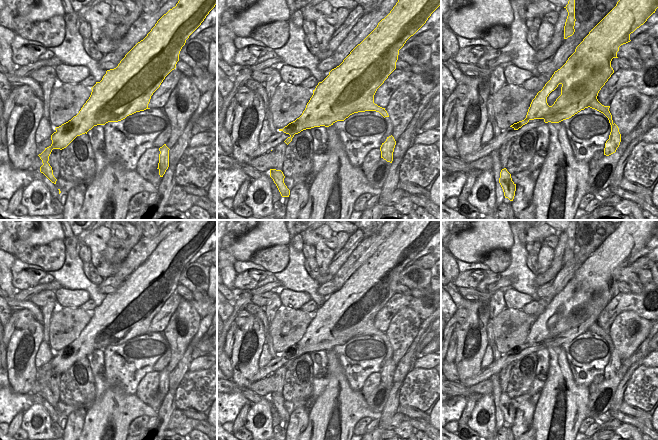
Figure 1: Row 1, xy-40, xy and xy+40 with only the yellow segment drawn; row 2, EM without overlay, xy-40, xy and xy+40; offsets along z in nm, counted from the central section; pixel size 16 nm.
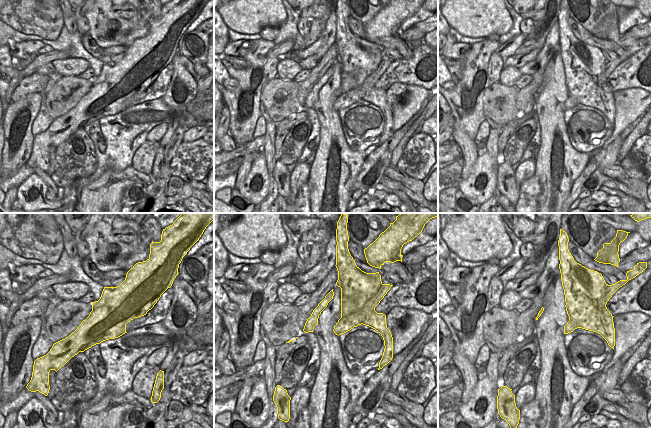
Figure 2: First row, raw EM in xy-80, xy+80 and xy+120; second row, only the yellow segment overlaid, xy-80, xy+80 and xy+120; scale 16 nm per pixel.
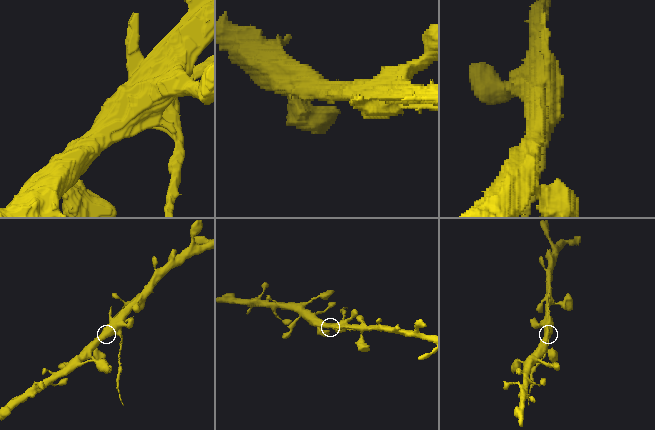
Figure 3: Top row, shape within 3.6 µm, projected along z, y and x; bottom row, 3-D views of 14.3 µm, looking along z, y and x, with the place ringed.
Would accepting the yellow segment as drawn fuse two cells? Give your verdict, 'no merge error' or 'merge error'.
merge error

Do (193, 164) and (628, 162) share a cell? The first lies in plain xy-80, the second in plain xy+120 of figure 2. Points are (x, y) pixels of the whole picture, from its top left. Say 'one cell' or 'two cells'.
one cell

